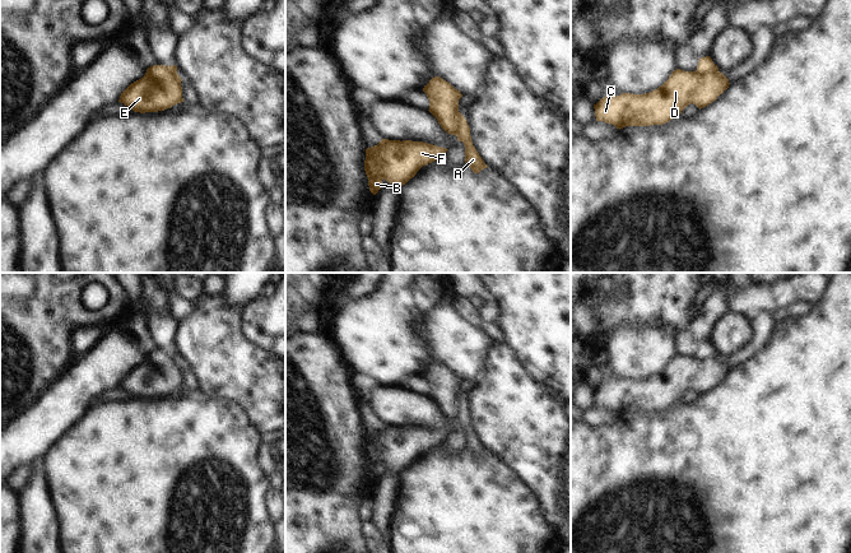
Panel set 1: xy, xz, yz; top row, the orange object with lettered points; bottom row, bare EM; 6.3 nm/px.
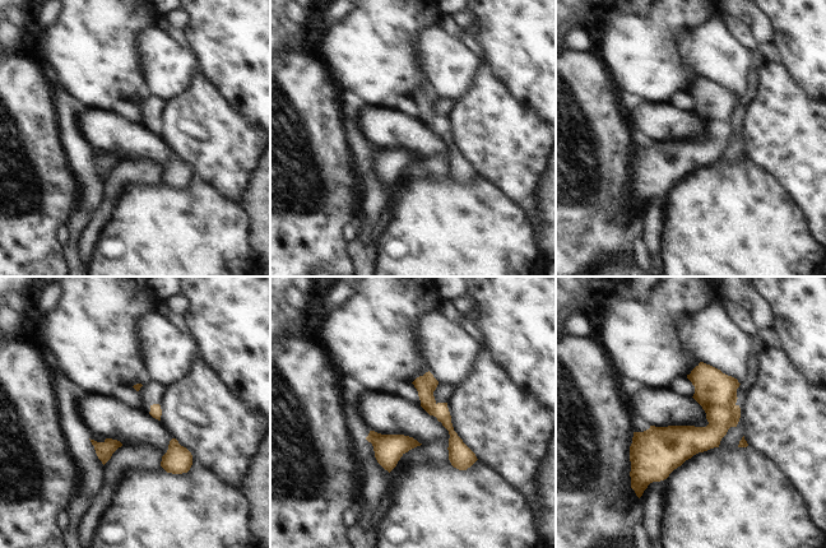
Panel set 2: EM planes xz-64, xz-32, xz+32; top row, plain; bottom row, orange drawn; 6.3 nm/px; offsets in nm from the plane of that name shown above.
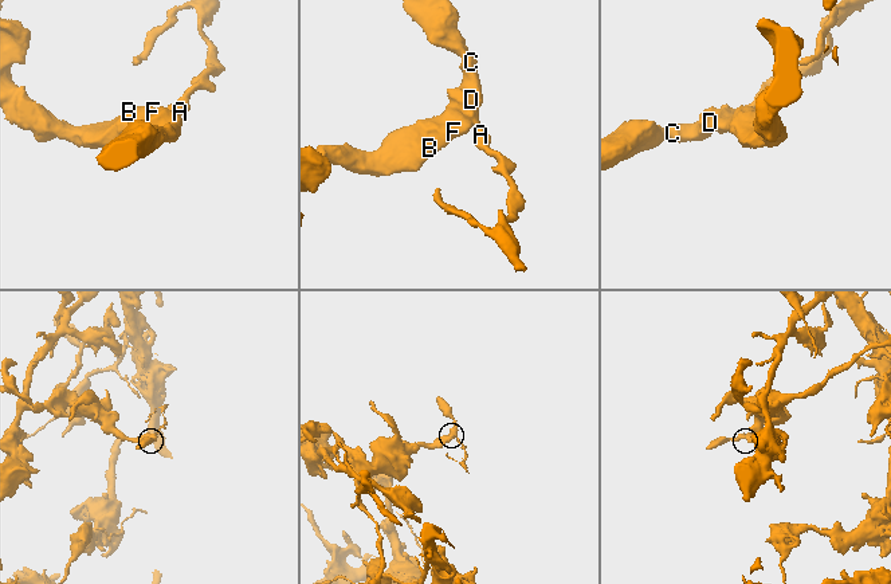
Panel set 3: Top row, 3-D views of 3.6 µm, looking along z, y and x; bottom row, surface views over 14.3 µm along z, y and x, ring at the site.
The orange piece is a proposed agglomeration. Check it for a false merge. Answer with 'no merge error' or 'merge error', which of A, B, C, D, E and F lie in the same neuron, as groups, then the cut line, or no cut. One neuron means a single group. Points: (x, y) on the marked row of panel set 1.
merge error; groups A / B C D E F; cut xz (459, 112), (455, 120), (455, 134)

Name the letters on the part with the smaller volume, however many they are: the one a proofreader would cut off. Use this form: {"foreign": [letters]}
{"foreign": ["A"]}

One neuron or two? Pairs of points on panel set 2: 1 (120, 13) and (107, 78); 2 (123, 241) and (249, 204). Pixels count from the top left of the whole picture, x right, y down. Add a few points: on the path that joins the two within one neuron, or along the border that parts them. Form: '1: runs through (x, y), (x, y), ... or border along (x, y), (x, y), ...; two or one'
1: runs through (107, 29), (107, 61); one
2: border along (237, 205), (247, 218), (247, 236); two

